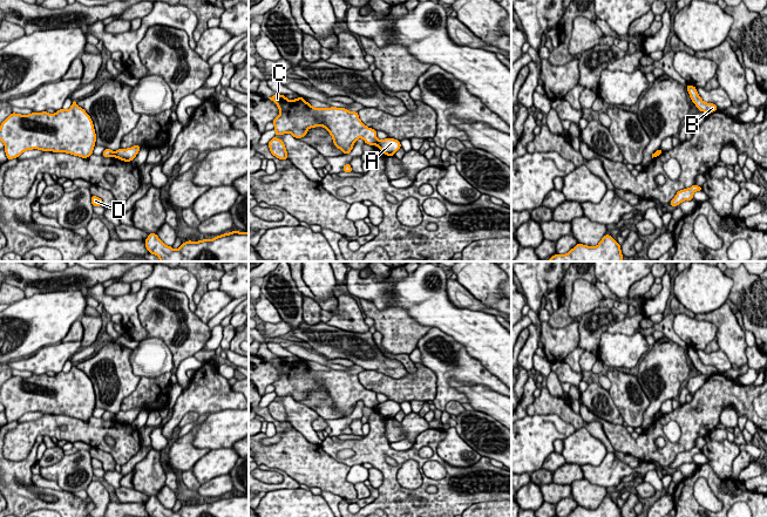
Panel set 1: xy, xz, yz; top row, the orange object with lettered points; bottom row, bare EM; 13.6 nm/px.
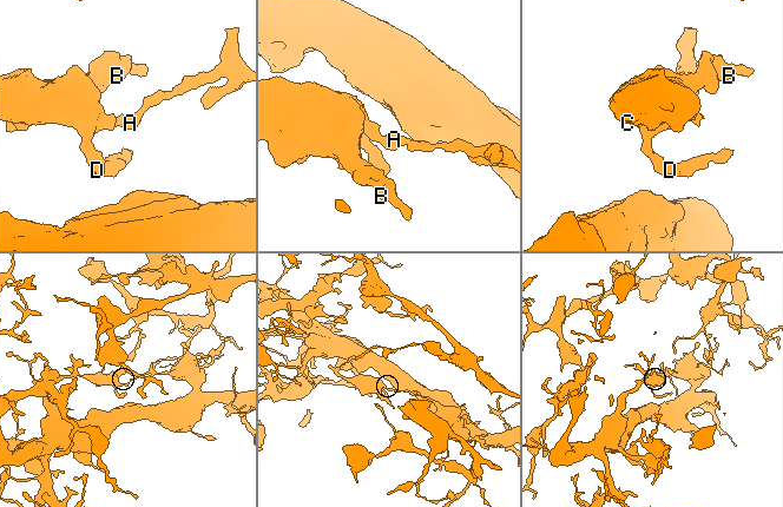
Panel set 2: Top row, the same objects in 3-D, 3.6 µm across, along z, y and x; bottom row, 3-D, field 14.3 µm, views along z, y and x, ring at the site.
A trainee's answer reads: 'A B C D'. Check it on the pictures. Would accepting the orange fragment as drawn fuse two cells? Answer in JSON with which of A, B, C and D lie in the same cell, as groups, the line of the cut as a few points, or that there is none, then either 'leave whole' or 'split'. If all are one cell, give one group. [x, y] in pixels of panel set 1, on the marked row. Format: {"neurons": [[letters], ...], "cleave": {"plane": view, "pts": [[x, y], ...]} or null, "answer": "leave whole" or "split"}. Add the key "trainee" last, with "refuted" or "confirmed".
{"neurons": [["A"], ["B", "C", "D"]], "cleave": {"plane": "xy", "pts": [[114, 152], [115, 156]]}, "answer": "split", "trainee": "refuted"}

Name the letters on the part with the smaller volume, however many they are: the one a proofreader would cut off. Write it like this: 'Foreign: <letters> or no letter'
Foreign: B, C, D

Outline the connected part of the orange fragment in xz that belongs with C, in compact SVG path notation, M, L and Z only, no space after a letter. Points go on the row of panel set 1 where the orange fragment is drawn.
M277 93L269 98L279 108L279 116L272 121L274 136L290 132L294 138L301 138L310 128L324 127L344 155L351 152L358 138L362 138L369 145L376 145L379 142L376 130L366 127L357 111L337 107L314 108L303 96L287 100L286 96Z

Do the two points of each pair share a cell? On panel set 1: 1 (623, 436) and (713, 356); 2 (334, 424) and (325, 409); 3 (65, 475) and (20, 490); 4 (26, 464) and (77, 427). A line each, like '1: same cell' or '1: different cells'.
1: different cells
2: different cells
3: different cells
4: different cells

